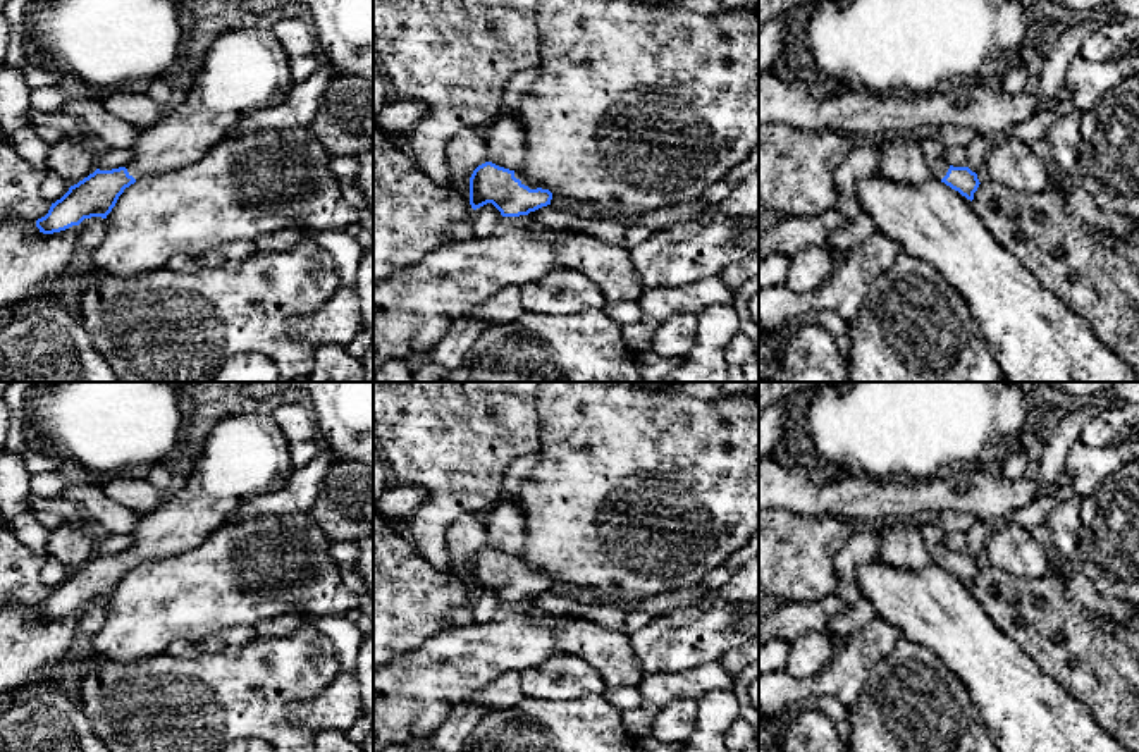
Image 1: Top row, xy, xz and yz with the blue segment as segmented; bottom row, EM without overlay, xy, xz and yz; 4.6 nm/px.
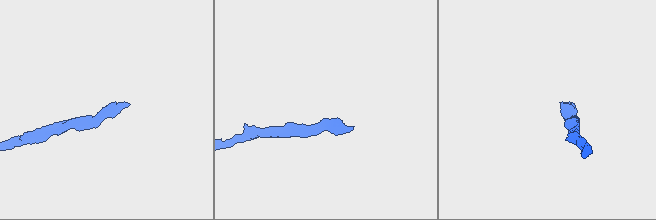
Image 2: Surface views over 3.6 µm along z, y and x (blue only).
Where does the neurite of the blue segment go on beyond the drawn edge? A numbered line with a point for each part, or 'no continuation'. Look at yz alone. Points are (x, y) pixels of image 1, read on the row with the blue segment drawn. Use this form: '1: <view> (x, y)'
1: yz (933, 148)

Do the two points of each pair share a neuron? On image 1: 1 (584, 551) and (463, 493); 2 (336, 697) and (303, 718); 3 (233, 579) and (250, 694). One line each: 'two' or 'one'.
1: two
2: one
3: two

